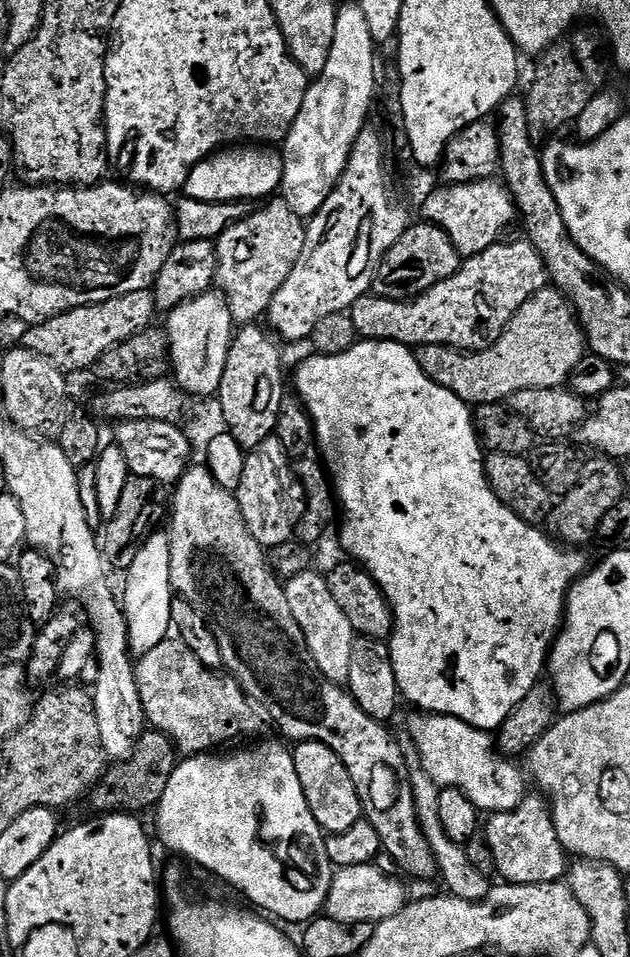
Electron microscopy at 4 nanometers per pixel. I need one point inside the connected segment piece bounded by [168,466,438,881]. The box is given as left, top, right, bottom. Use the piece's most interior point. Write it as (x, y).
(216, 564)

